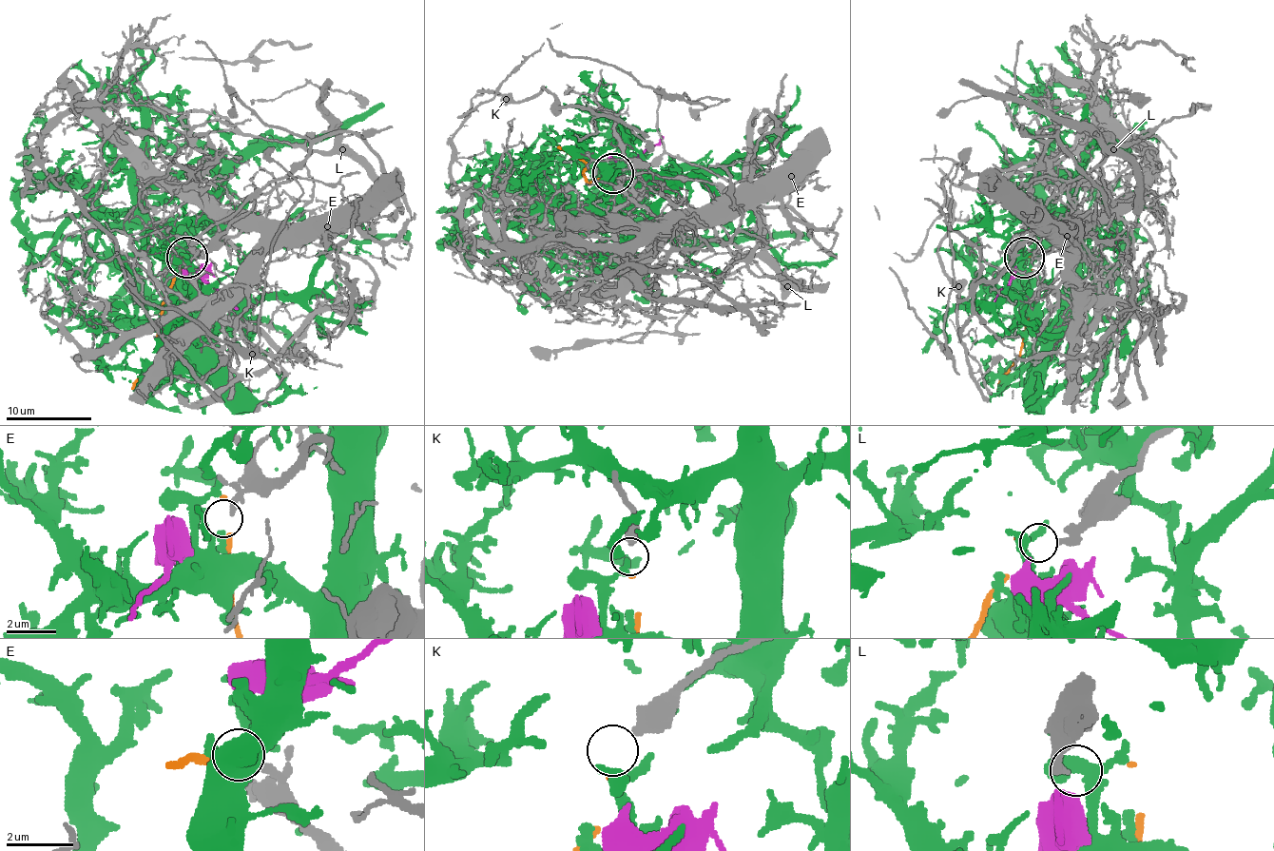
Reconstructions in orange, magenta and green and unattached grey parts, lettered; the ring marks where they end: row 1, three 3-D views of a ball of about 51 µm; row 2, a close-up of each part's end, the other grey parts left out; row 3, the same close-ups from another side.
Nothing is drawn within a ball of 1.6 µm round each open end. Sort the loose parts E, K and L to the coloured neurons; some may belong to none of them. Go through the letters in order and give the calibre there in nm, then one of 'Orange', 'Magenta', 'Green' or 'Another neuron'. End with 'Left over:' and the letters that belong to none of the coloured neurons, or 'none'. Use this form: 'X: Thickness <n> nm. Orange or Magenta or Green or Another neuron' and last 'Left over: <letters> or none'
E: Thickness 240 nm. Another neuron
K: Thickness 460 nm. Orange
L: Thickness 240 nm. Magenta
Left over: E

